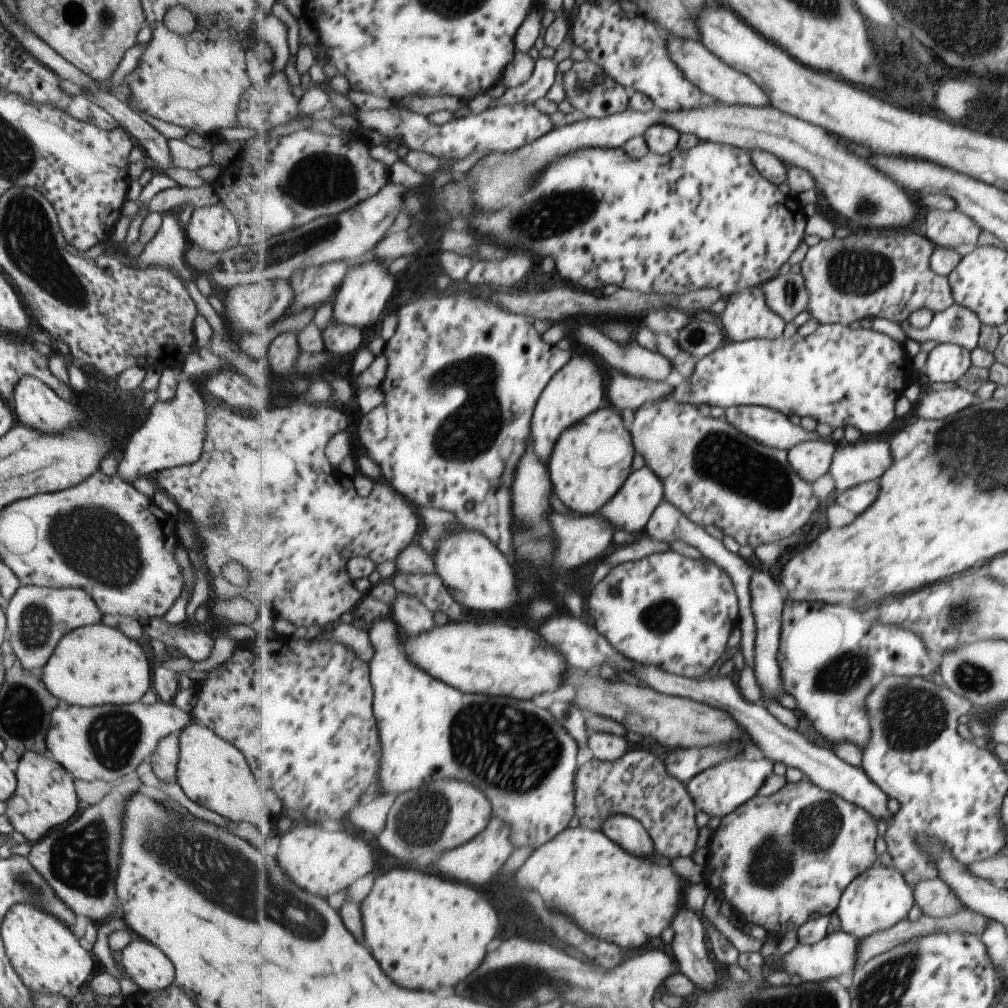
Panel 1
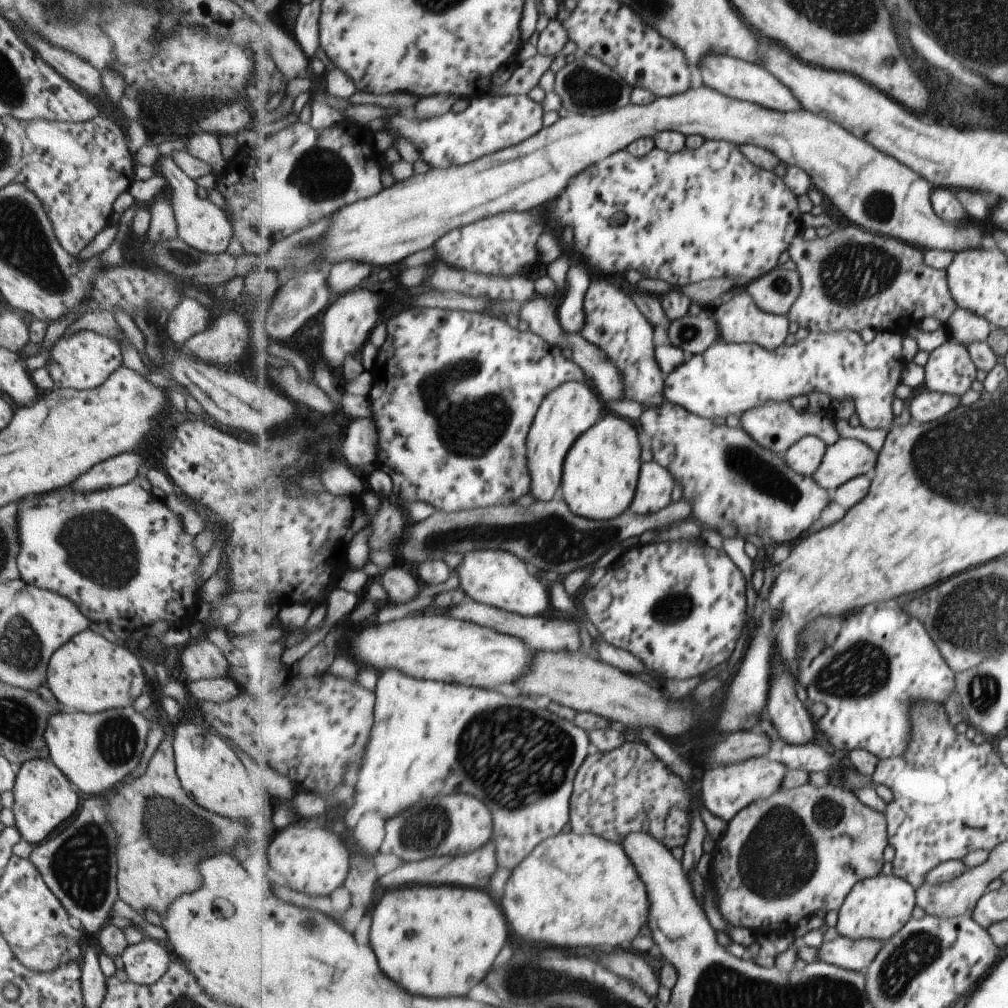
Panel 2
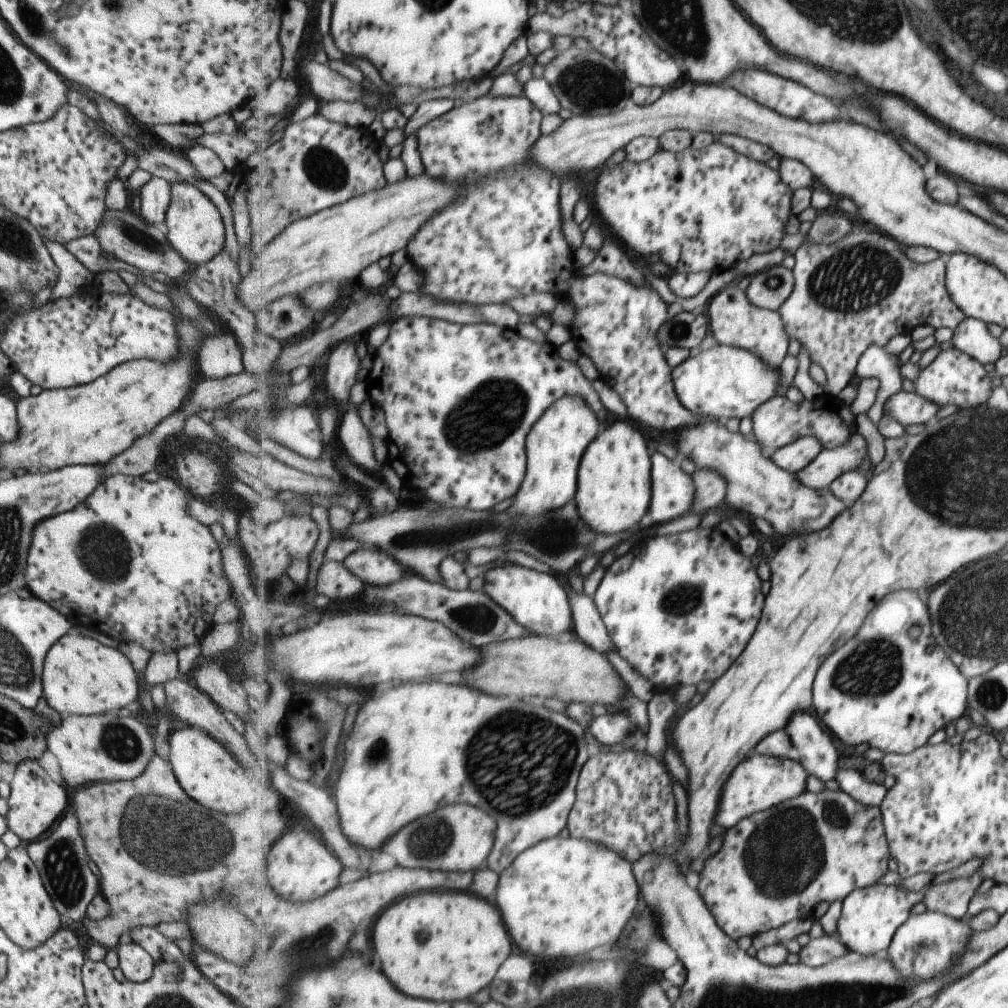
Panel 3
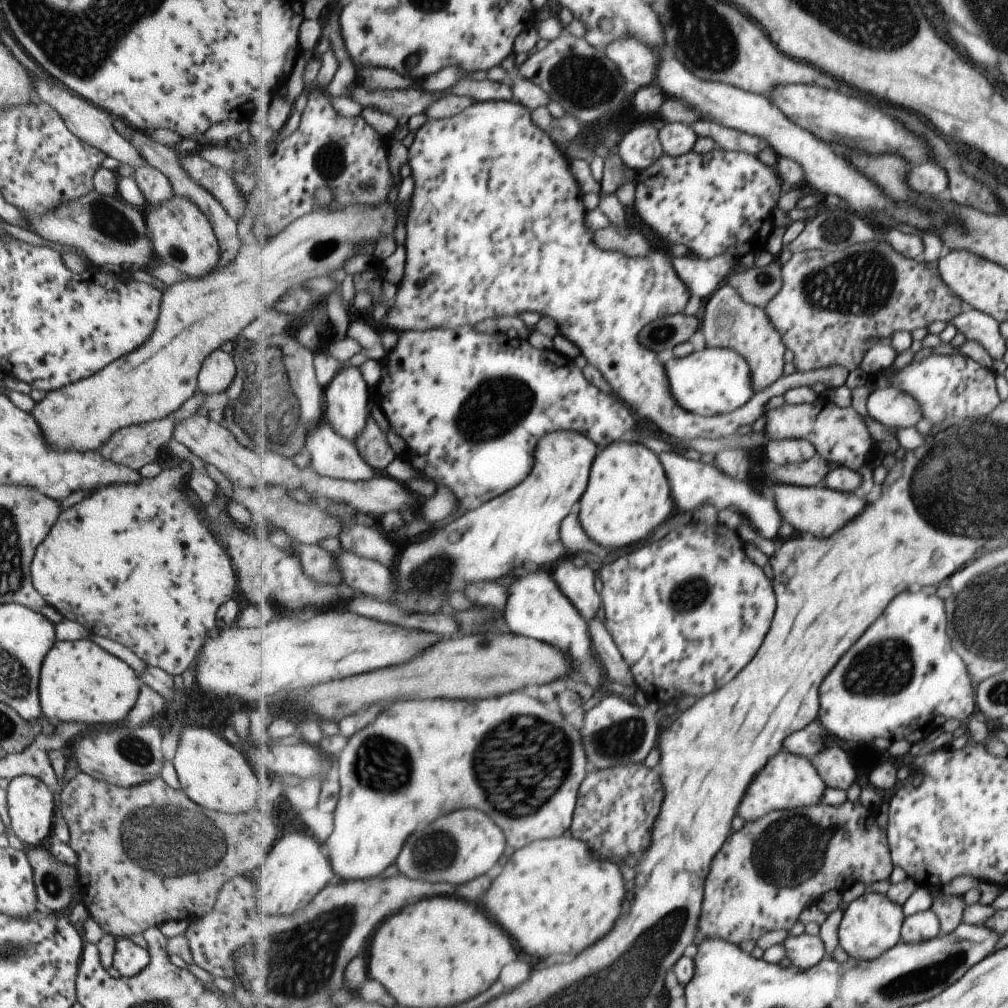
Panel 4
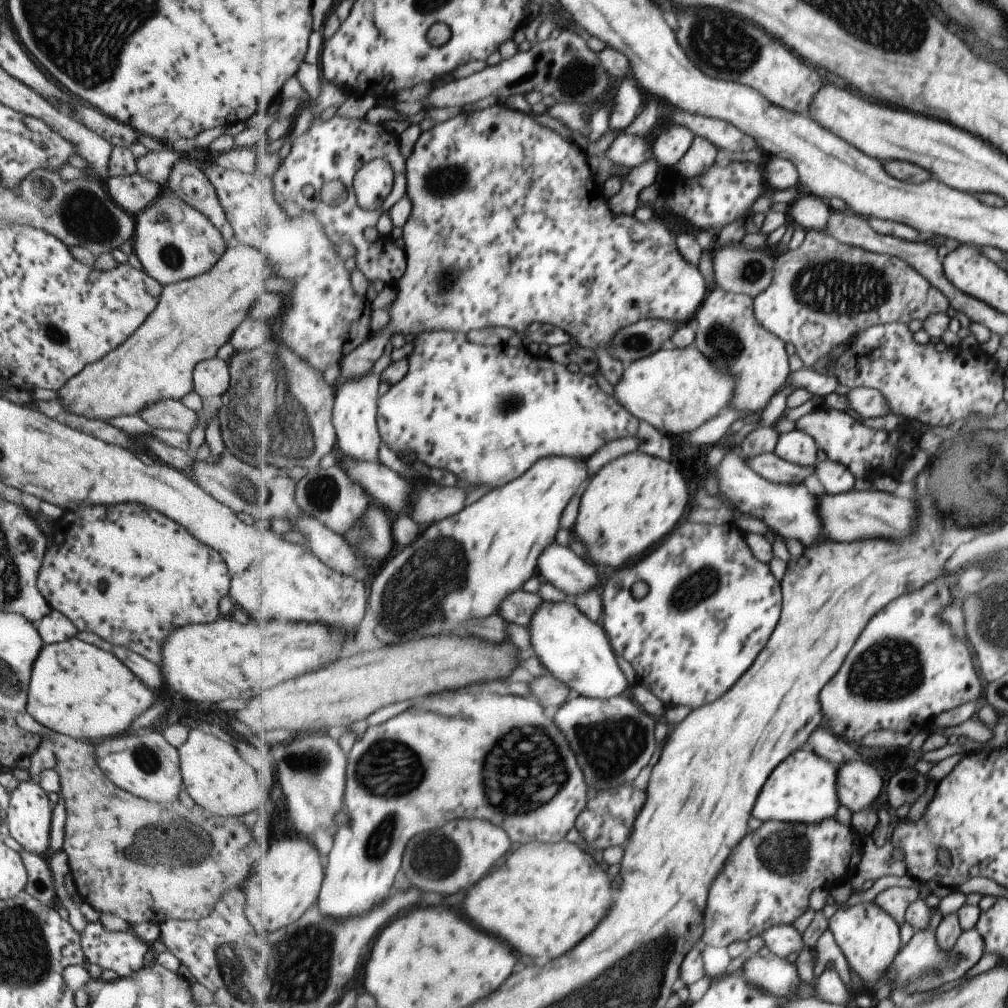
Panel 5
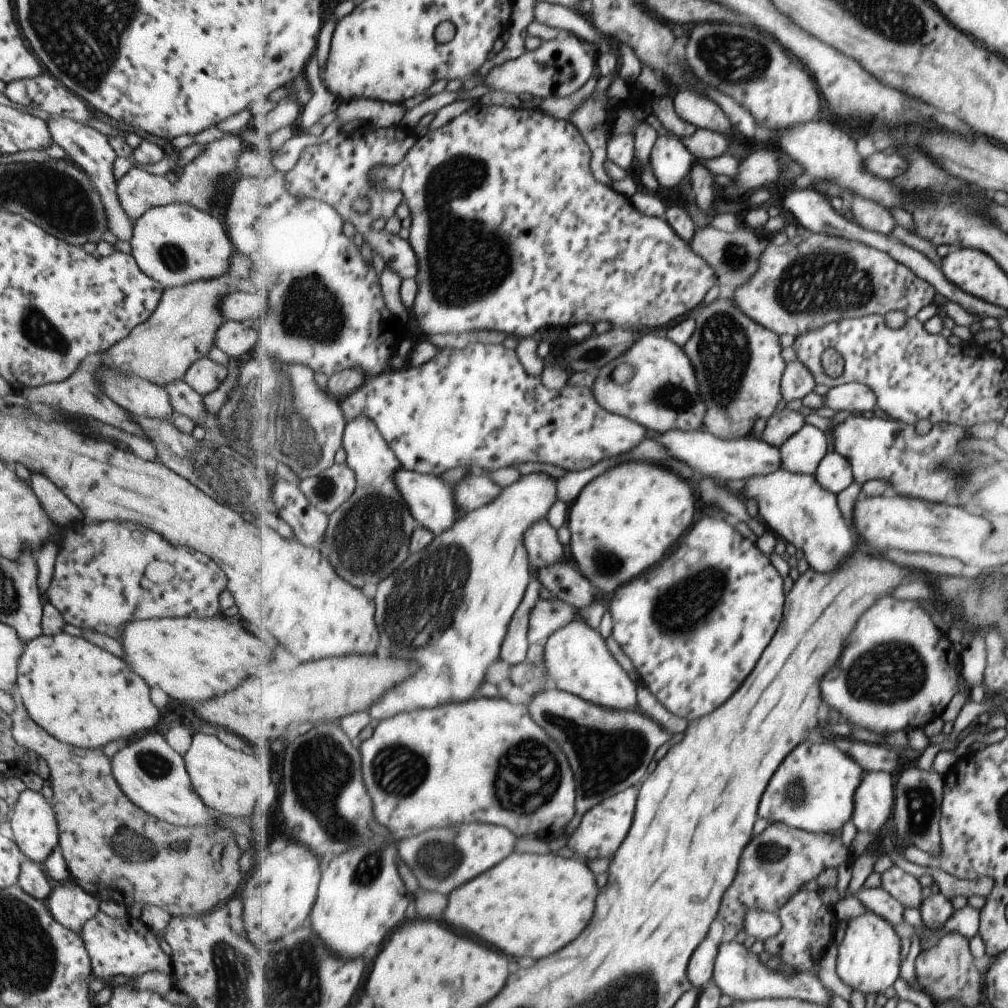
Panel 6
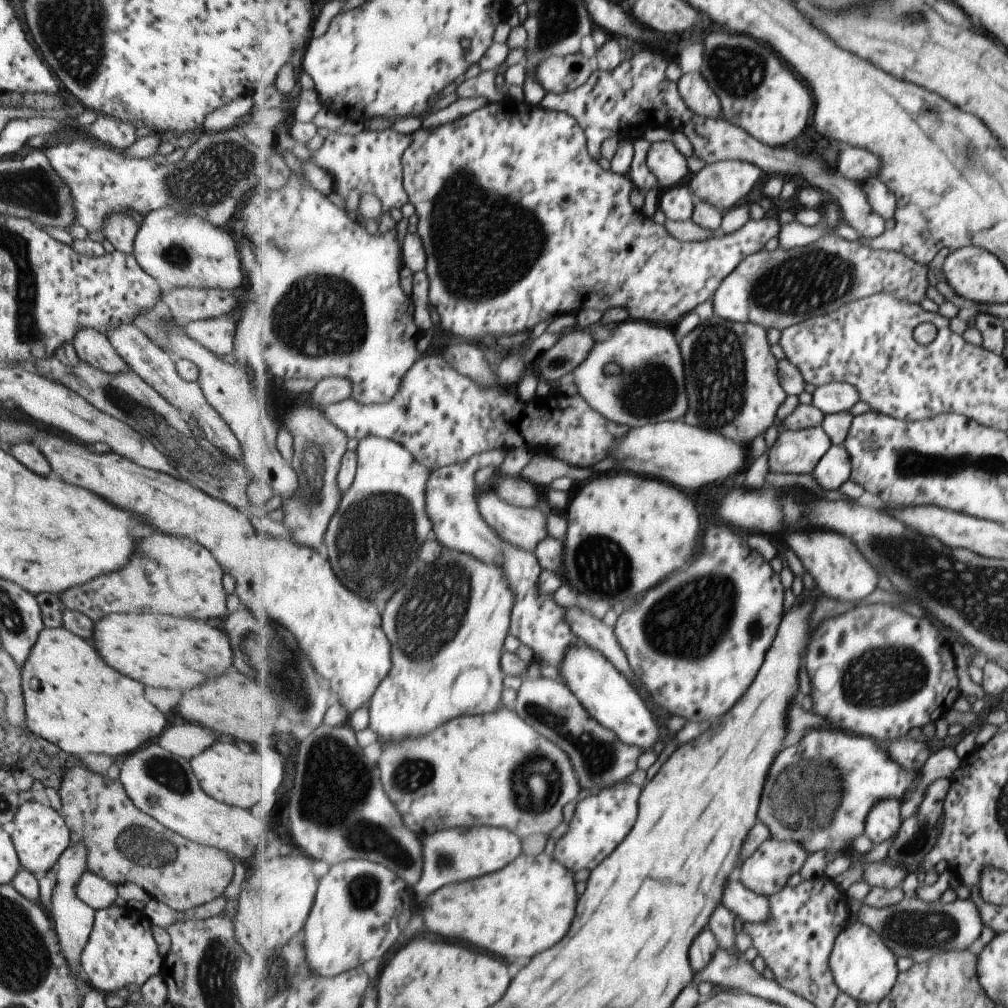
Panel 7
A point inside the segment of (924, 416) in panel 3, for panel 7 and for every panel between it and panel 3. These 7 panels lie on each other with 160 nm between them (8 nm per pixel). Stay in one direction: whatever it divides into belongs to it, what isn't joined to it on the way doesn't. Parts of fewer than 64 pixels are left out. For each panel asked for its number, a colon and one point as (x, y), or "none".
4: (891, 407)
5: (869, 403)
6: (857, 398)
7: (836, 397)

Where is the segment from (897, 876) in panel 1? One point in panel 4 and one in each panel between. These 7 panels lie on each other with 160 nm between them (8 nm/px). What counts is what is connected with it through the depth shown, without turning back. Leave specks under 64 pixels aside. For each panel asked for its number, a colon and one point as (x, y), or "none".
2: (879, 907)
3: (871, 917)
4: (872, 925)

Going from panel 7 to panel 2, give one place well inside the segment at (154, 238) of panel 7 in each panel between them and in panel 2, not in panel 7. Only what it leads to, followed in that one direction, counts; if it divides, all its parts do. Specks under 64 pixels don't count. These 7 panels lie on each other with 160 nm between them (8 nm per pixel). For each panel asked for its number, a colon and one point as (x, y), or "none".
2: (203, 226)
3: (195, 231)
4: (180, 236)
5: (173, 242)
6: (174, 244)

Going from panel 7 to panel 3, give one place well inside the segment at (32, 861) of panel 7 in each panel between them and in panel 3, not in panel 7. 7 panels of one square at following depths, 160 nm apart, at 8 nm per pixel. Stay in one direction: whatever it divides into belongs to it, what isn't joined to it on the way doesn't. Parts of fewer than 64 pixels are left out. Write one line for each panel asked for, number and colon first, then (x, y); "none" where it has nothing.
3: (35, 801)
4: (29, 802)
5: (28, 815)
6: (32, 821)

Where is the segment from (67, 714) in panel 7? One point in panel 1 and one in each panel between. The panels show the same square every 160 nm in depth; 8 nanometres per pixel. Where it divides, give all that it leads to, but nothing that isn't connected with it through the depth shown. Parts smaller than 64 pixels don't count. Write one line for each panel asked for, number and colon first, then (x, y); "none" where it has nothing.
1: (92, 665)
2: (89, 674)
3: (79, 676)
4: (78, 682)
5: (76, 690)
6: (78, 693)

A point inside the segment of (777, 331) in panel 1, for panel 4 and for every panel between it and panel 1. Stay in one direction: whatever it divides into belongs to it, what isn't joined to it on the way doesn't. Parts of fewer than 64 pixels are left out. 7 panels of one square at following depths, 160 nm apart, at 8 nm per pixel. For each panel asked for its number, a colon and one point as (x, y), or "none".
2: (740, 320)
3: (734, 321)
4: (728, 321)

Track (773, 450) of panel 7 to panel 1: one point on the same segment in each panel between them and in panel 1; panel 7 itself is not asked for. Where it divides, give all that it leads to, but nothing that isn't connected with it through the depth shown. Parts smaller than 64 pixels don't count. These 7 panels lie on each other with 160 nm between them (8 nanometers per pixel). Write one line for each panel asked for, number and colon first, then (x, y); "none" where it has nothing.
1: (812, 459)
2: (805, 457)
3: (794, 457)
4: (788, 451)
5: (798, 447)
6: (802, 453)

